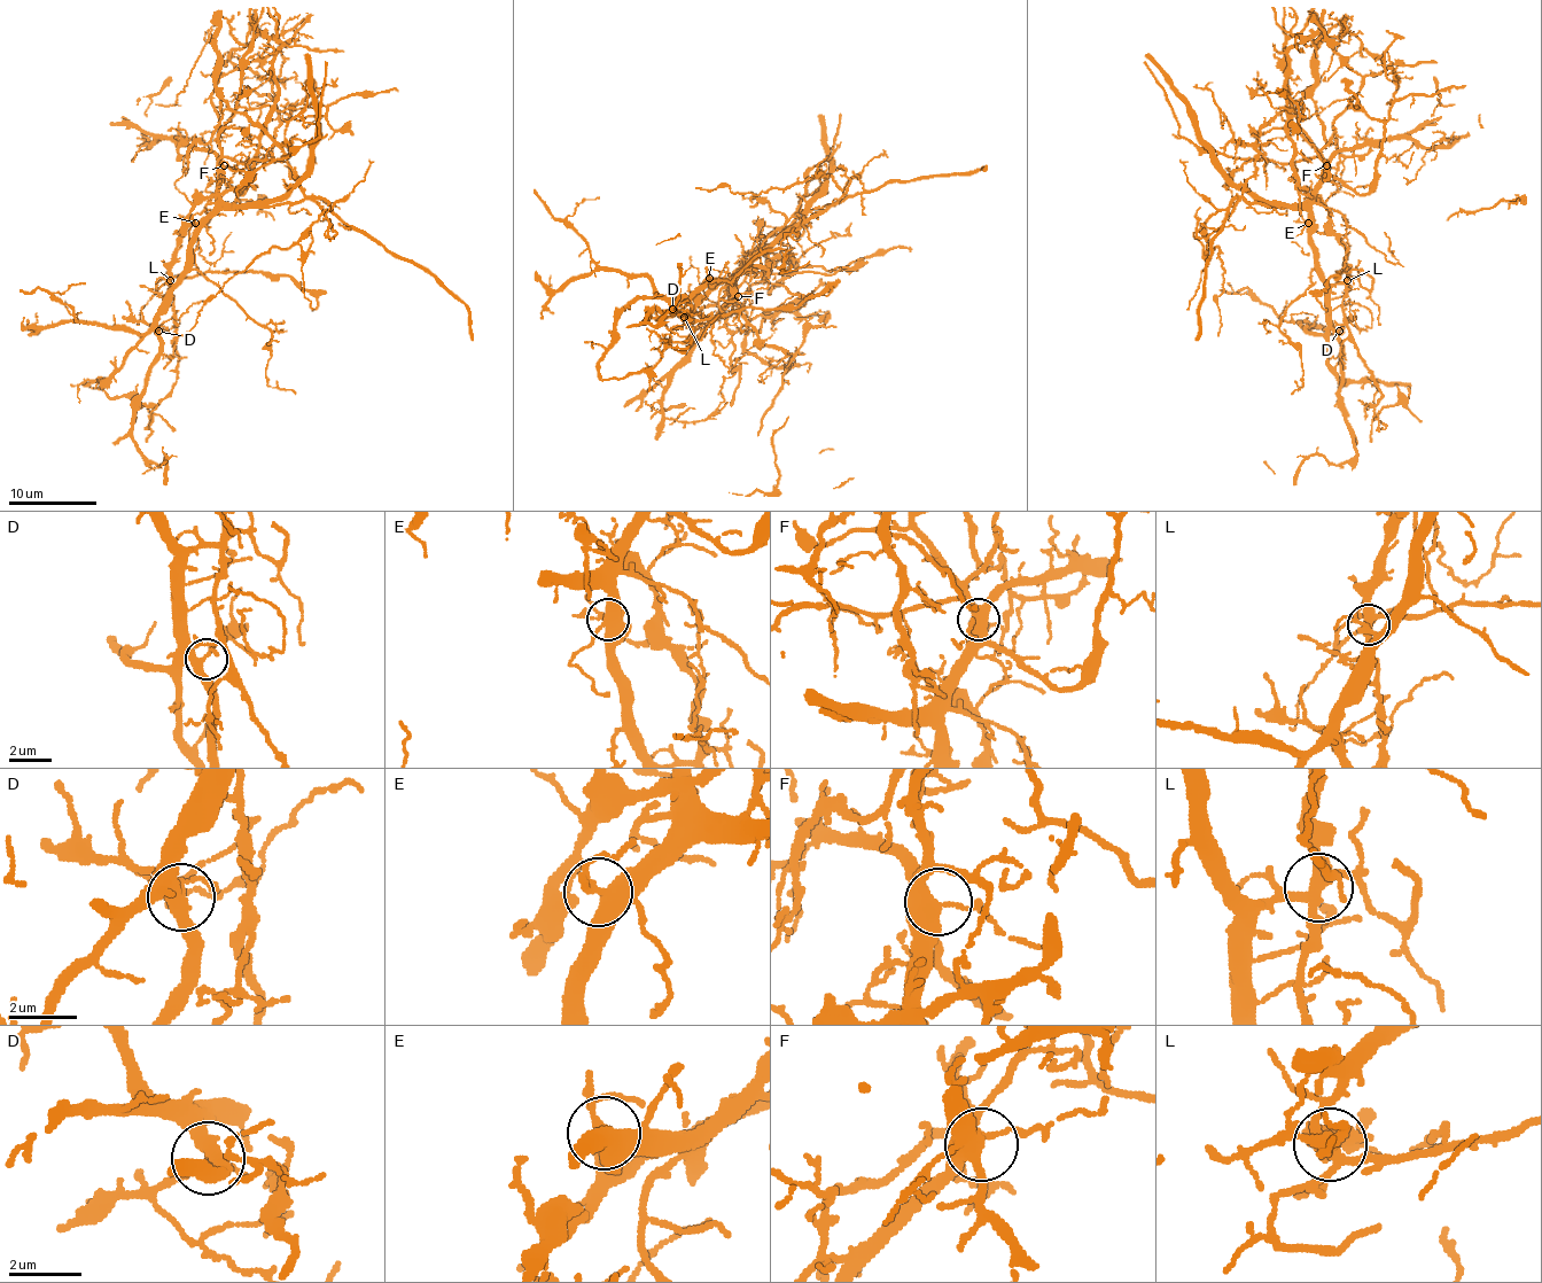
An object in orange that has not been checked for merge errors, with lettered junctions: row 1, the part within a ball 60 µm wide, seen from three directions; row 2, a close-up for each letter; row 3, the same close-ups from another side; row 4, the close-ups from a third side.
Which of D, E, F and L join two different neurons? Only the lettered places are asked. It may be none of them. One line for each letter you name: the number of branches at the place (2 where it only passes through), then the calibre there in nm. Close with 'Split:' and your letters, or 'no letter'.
L: Branches: 5. Thickness 360 nm
Split: L

